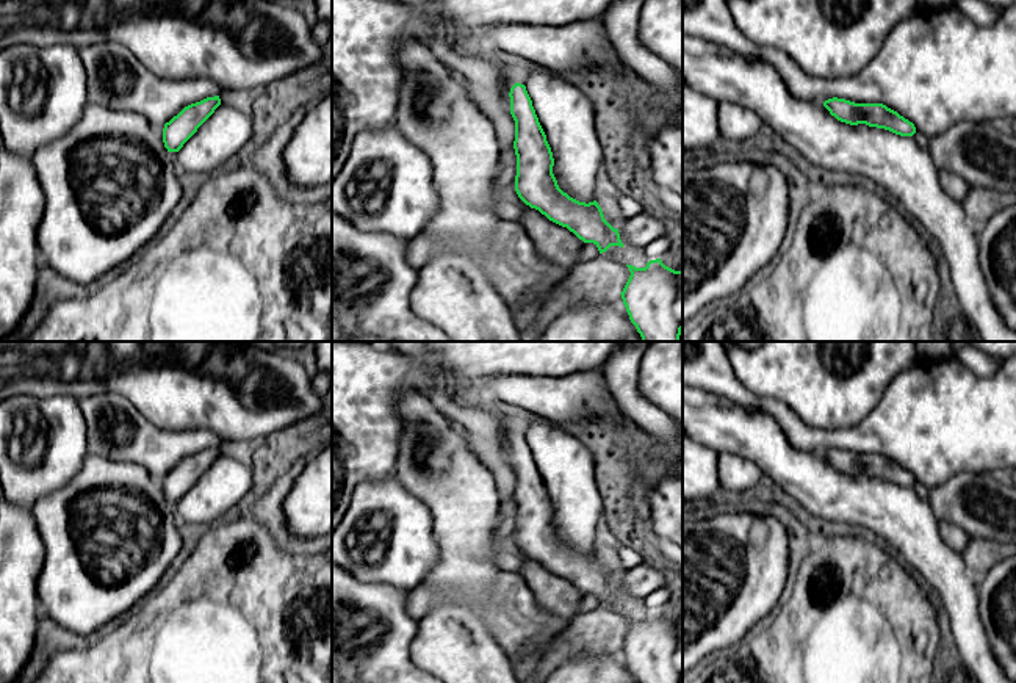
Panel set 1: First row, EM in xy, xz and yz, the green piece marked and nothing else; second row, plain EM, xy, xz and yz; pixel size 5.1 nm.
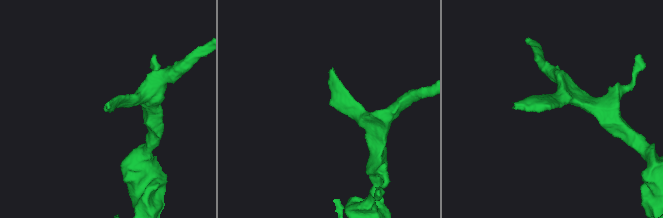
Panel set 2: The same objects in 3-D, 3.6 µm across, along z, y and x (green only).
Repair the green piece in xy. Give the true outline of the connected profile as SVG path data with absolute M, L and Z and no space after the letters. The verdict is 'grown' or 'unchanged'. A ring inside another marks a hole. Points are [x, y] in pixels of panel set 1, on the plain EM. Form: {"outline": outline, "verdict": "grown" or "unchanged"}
{"outline": "M219 446L207 448L200 453L185 457L177 467L164 475L163 493L168 500L172 515L180 517L178 501L197 482L197 479L214 464L221 456Z", "verdict": "grown"}

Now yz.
{"outline": "M833 448L825 451L823 457L838 472L850 476L866 475L869 478L889 481L900 487L913 487L916 484L913 473L883 454L855 454Z", "verdict": "unchanged"}

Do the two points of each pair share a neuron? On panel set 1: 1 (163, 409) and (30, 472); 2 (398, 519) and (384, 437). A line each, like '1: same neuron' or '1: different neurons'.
1: different neurons
2: different neurons

